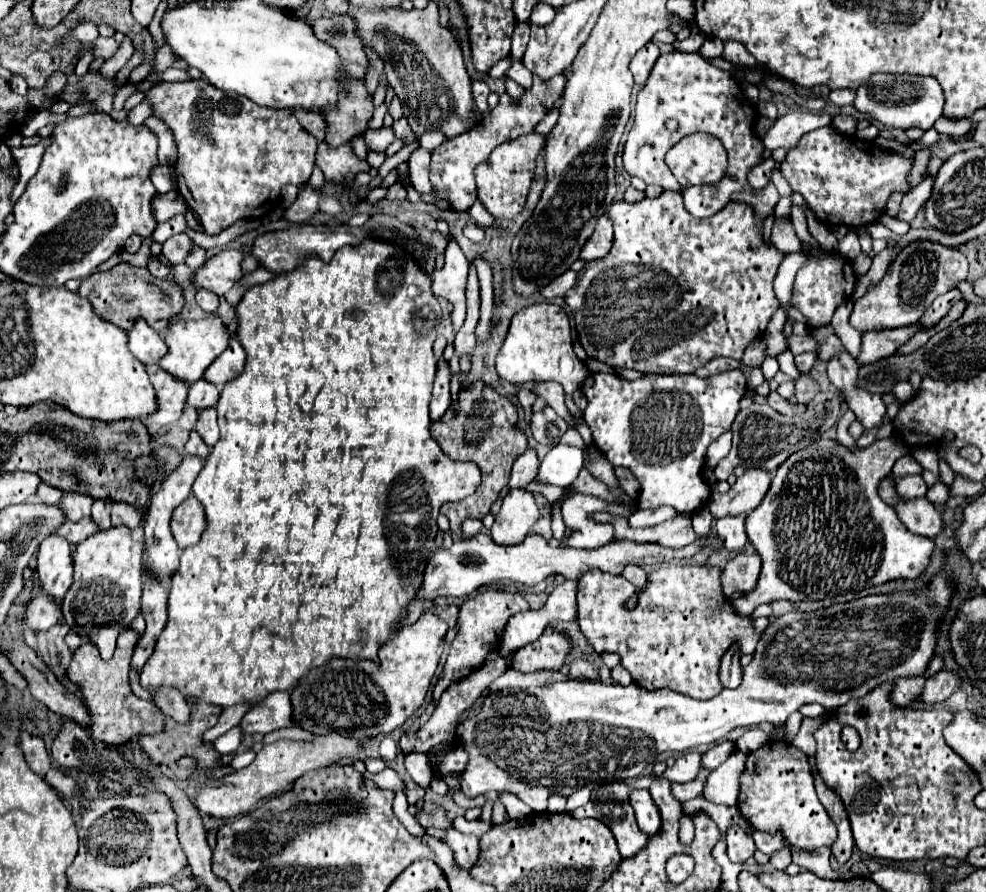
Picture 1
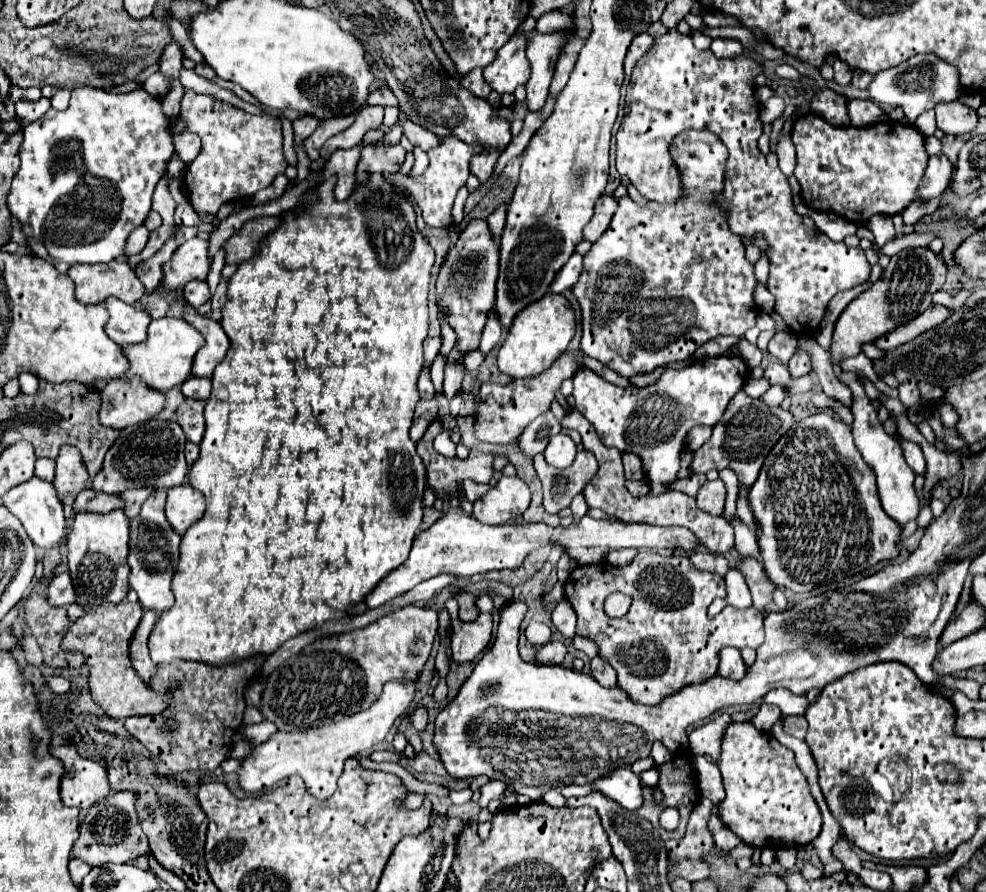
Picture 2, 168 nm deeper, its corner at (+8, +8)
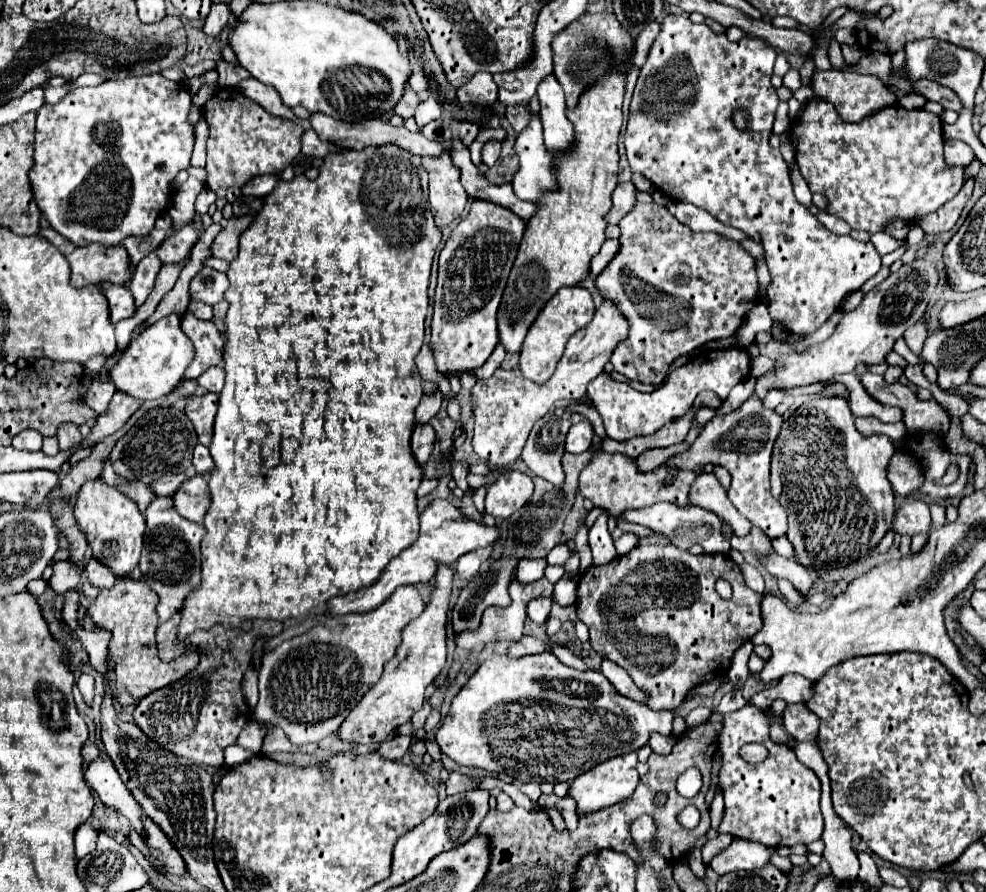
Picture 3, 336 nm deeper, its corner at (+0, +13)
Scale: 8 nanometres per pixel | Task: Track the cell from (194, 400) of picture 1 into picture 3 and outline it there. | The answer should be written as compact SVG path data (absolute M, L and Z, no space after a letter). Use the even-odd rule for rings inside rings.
M211 366L209 370L205 370L199 378L197 378L199 386L205 388L207 392L221 392L223 382L225 382L225 370L221 366Z

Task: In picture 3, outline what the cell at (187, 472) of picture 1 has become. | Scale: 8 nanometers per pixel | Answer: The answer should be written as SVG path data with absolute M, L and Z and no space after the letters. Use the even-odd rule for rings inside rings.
M157 498L147 506L147 532L145 532L145 550L141 552L139 568L143 580L159 594L157 614L161 622L169 620L175 612L181 610L183 600L195 586L199 586L201 570L201 538L205 534L203 524L193 524L177 514L171 498Z

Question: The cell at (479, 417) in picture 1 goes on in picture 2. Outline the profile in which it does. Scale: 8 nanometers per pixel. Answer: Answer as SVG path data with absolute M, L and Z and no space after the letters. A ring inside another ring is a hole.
M435 419L423 439L417 443L417 453L421 455L425 467L427 467L427 483L429 483L429 489L433 489L435 493L439 495L445 495L449 499L463 499L463 491L461 491L461 483L465 479L471 479L475 483L489 483L489 479L493 477L493 461L495 461L495 455L491 453L483 453L479 449L471 449L469 451L469 457L467 459L459 459L459 457L443 457L439 455L437 451L433 451L433 439L435 435L441 431L441 421Z

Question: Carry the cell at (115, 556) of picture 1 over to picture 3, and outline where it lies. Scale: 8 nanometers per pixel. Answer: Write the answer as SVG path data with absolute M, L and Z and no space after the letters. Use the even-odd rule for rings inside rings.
M95 478L87 480L77 492L75 518L81 530L87 534L89 544L95 548L97 560L109 566L117 576L131 574L131 570L139 562L143 548L143 534L145 534L145 518L139 512L137 504L131 498L123 496L115 486L109 486L101 478Z

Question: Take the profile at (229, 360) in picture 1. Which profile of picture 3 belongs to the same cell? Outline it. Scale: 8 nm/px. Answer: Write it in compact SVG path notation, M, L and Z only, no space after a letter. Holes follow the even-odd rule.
M185 314L181 318L181 328L187 332L187 338L193 342L195 358L191 366L185 370L183 380L199 378L207 368L221 364L223 356L223 334L217 330L217 326L211 322L197 320L193 314Z

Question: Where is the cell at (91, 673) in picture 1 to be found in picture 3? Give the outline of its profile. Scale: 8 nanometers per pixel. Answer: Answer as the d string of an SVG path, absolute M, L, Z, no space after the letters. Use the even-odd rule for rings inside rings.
M121 578L115 582L111 590L99 590L99 596L95 602L89 606L87 614L91 620L113 632L111 644L109 644L109 656L115 662L115 674L117 674L117 686L119 686L119 704L127 706L137 702L139 698L147 696L149 692L169 686L177 678L183 678L189 670L195 668L195 658L189 660L189 656L175 658L173 662L163 662L157 656L157 642L155 642L155 632L159 626L159 616L157 616L157 602L159 596L143 582L143 580L133 580Z

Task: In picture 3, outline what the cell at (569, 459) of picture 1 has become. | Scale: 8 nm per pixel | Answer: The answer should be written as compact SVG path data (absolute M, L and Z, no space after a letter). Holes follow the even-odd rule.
M581 420L577 424L571 426L569 434L567 434L567 442L565 442L565 450L571 454L581 454L587 452L591 448L591 440L593 440L593 424L591 420Z

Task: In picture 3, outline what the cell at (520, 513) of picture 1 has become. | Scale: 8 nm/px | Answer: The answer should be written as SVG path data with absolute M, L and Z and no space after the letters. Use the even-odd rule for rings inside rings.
M503 472L489 488L485 496L485 510L497 520L507 520L513 512L521 510L533 494L533 480L519 472Z

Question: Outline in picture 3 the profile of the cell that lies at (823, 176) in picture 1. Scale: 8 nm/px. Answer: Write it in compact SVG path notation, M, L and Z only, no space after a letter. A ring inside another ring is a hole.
M811 98L805 102L799 118L791 122L791 144L795 148L795 160L809 184L809 190L823 194L829 202L827 214L839 216L853 230L865 230L869 234L885 232L885 224L893 218L915 222L951 200L965 182L963 166L947 166L943 158L943 124L937 114L927 110L907 110L903 106L887 106L875 114L869 114L861 122L843 122L831 102Z

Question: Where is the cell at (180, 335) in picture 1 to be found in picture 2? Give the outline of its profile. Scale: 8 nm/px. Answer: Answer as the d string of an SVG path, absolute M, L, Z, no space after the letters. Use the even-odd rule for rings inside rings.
M163 317L149 323L149 337L143 343L127 345L123 351L131 363L125 377L139 375L149 387L157 391L169 391L175 385L181 385L191 375L191 365L195 353L203 347L203 335L195 331L183 317Z

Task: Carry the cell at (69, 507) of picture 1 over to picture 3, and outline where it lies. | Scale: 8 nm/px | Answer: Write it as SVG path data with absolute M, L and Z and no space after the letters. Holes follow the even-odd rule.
M63 424L63 426L59 426L57 440L59 440L59 448L63 448L63 450L67 450L67 448L79 444L79 442L81 442L79 428L77 428L77 426L71 426L71 424Z

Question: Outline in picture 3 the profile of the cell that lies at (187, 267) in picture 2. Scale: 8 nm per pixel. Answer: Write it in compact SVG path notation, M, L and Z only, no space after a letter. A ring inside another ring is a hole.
M189 224L173 232L169 238L165 238L165 242L159 244L155 252L163 264L175 264L175 262L181 262L187 256L187 252L191 252L197 240L199 240L199 234L195 232L193 224Z

